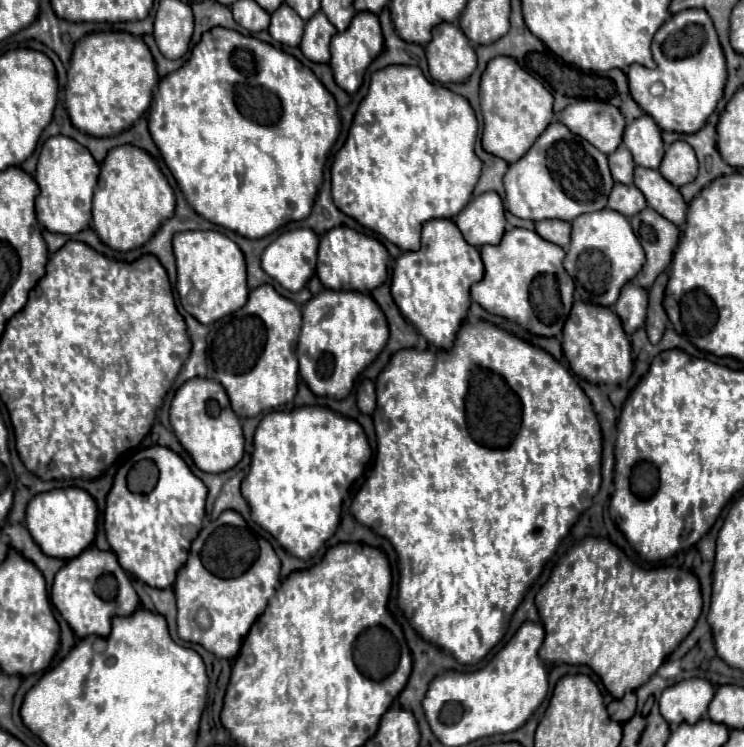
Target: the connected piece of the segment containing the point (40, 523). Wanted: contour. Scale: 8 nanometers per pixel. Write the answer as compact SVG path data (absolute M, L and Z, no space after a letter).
M79 487L37 493L27 505L25 525L45 555L57 559L73 559L77 557L77 553L85 551L95 539L97 505L95 499Z

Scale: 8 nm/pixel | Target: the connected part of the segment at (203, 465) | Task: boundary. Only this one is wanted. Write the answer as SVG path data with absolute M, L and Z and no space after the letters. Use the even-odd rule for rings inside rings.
M195 377L183 383L171 403L171 425L175 435L179 437L181 445L187 449L187 453L193 457L195 465L201 471L207 473L223 473L231 467L235 467L243 457L243 429L239 425L239 419L229 407L229 397L221 383ZM211 399L215 403L217 415L211 411Z

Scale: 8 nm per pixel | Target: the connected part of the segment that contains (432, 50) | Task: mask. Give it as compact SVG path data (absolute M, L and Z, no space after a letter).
M441 23L425 47L429 73L439 83L465 81L477 67L477 55L455 23Z

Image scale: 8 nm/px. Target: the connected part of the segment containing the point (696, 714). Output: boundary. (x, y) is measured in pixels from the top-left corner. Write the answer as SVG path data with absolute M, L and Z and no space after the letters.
M693 677L679 681L667 687L659 699L661 715L669 721L671 727L677 727L685 721L699 721L715 695L715 685L707 679Z

